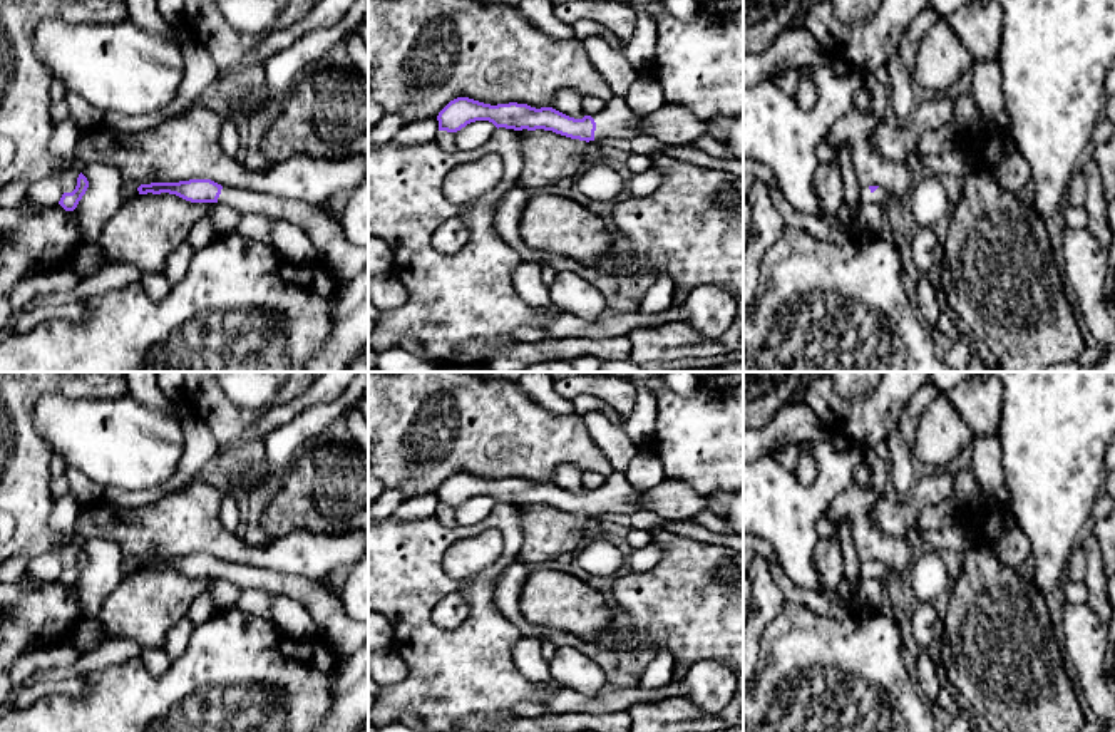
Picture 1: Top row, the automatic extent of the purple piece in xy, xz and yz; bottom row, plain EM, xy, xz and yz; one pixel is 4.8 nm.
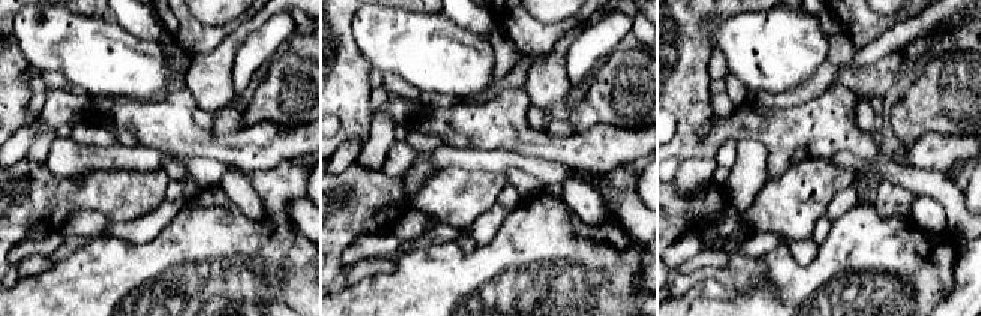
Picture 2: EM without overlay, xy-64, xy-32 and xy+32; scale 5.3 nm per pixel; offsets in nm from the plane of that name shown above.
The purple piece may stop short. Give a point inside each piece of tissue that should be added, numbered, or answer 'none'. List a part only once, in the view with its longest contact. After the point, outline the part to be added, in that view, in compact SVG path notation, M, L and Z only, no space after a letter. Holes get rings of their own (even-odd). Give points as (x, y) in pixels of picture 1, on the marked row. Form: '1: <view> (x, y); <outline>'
1: xz (616, 119); M613 95L609 101L606 101L604 109L591 117L596 122L594 141L598 142L603 137L611 136L623 139L648 136L636 126L635 114L629 109L626 99L621 95Z

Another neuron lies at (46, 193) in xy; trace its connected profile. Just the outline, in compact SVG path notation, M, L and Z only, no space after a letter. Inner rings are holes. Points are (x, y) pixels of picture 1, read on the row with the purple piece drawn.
M69 117L54 124L49 152L60 164L50 178L28 184L18 208L52 208L59 204L65 176L74 168L74 151L79 141L79 126Z

